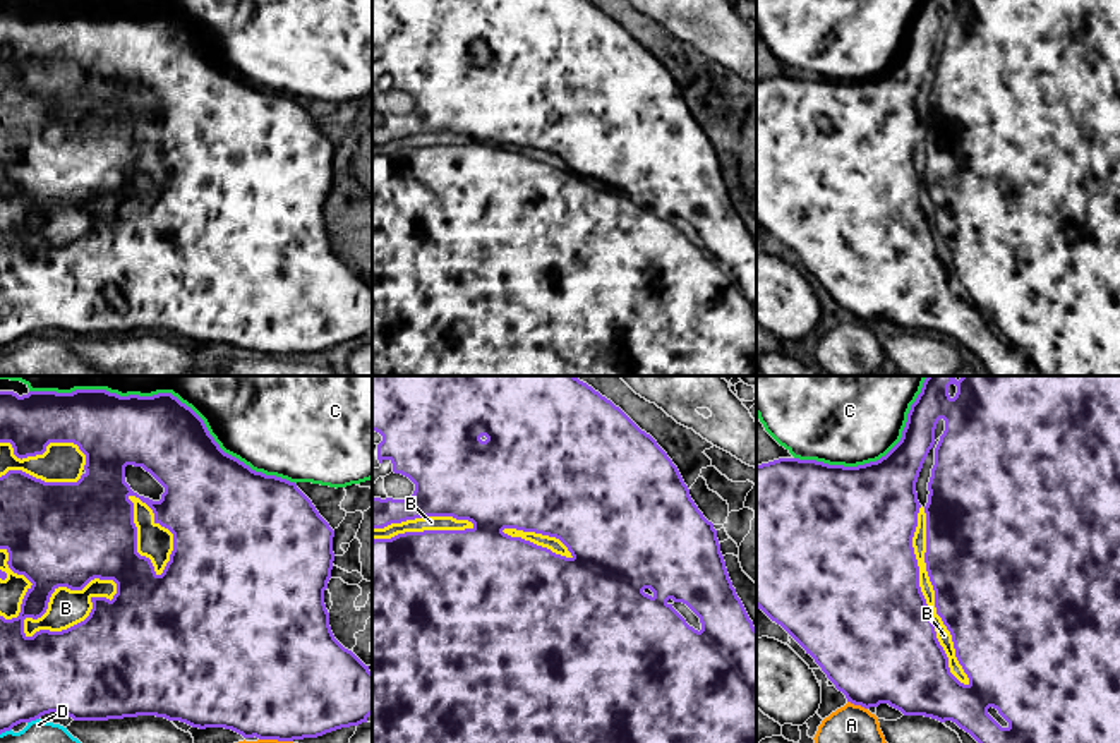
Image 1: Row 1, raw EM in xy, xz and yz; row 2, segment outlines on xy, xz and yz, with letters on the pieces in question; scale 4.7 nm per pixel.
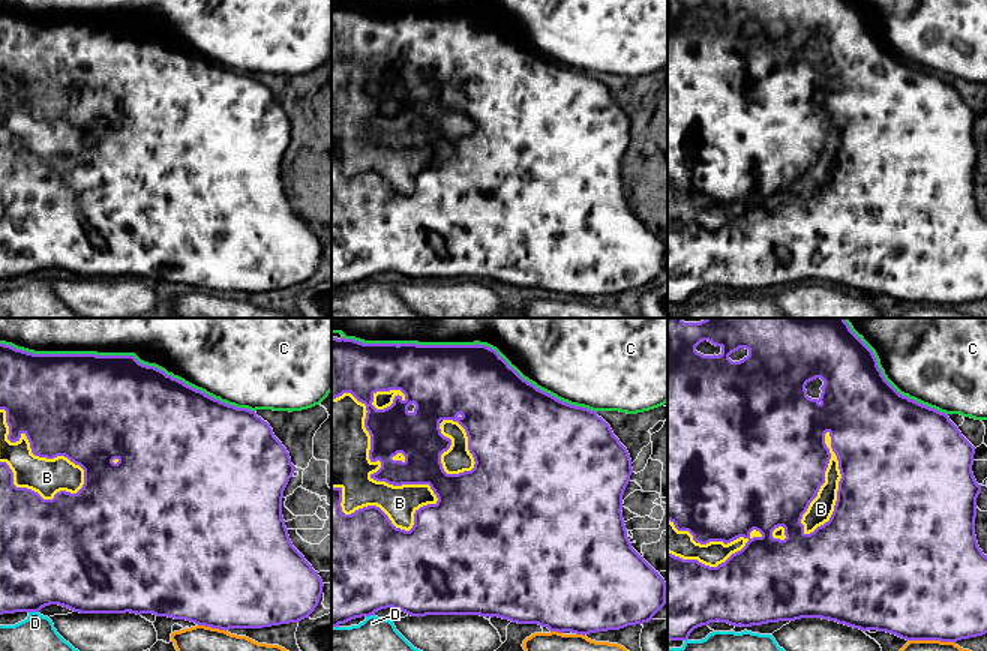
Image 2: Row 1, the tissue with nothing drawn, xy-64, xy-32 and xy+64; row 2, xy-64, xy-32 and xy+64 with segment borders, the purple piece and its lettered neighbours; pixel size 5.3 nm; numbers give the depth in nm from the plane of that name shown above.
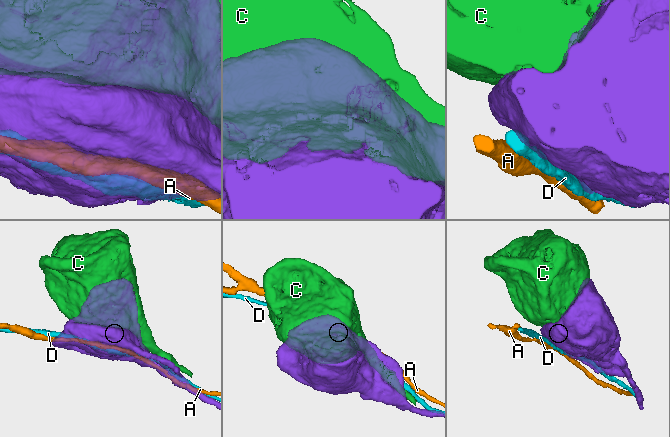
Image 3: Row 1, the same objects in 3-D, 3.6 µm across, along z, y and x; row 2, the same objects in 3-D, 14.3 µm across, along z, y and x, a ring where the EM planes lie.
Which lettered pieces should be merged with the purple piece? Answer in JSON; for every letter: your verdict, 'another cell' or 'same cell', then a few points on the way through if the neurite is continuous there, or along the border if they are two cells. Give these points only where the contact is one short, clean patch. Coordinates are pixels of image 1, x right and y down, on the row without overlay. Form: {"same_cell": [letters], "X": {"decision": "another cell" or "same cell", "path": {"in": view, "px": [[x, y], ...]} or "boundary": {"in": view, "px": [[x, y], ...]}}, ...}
{"same_cell": ["B"], "A": {"decision": "another cell"}, "B": {"decision": "same cell"}, "C": {"decision": "another cell"}, "D": {"decision": "another cell"}}

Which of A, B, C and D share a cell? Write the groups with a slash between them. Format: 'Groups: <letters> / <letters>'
Groups: A / B / C / D

